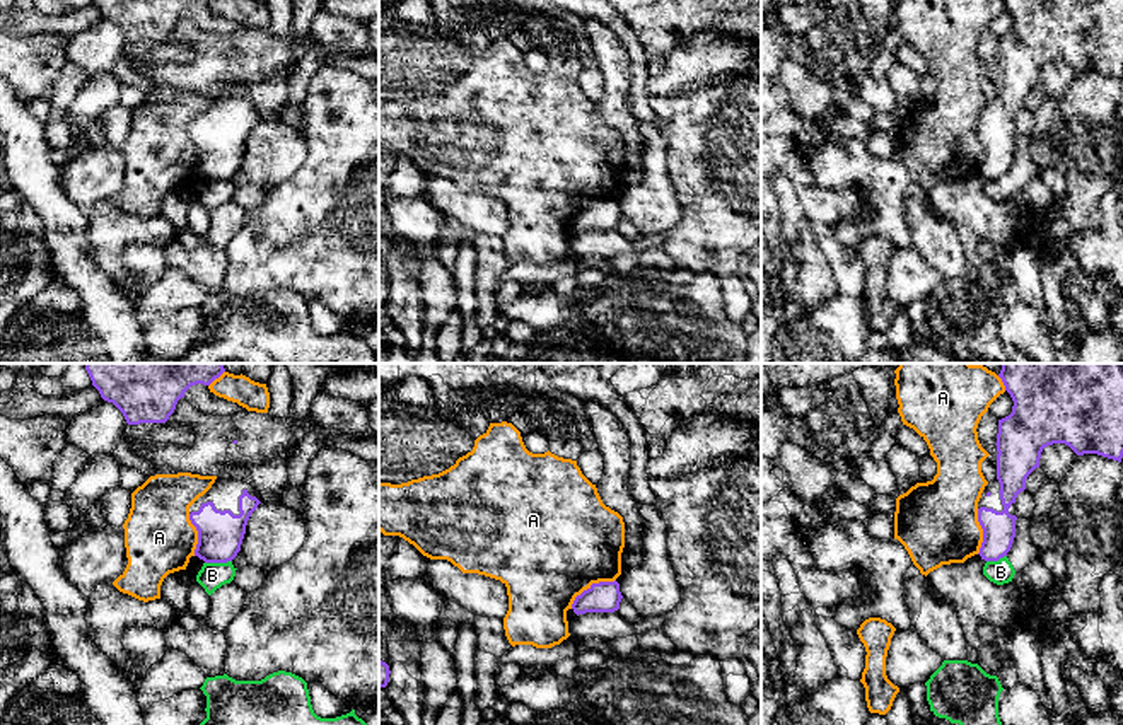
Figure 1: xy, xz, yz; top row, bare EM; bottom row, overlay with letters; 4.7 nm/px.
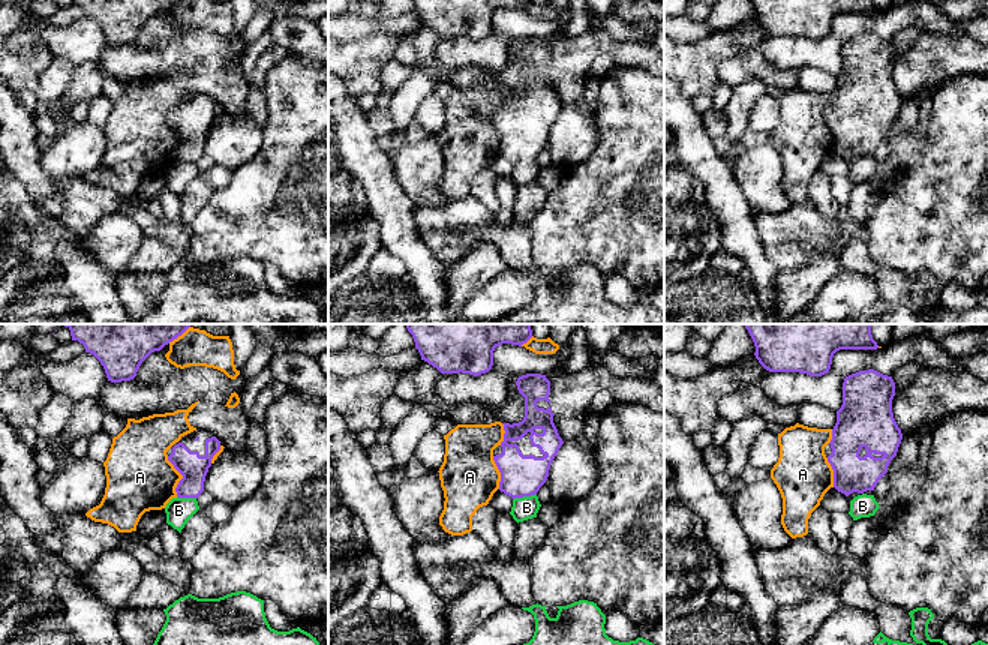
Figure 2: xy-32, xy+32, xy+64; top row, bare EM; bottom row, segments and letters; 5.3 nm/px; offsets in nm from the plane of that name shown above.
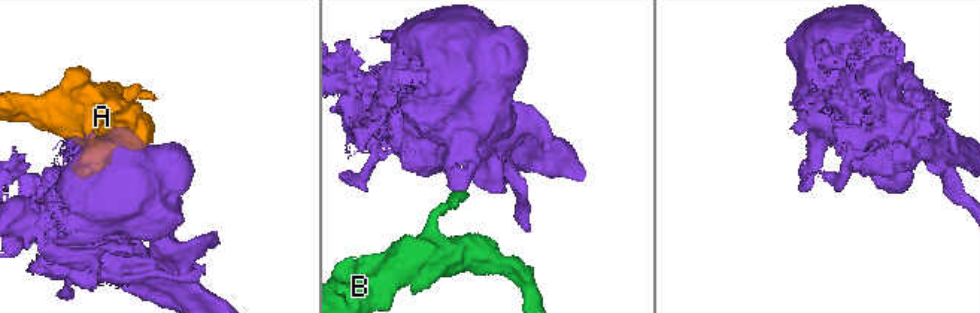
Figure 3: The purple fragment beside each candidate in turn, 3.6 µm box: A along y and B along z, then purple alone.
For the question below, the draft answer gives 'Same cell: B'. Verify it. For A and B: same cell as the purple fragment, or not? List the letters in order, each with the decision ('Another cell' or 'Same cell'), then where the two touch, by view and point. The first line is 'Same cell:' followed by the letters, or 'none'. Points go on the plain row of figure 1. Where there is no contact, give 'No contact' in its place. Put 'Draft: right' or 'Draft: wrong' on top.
Draft: wrong
Same cell: none
A: Another cell. Touches purple at xz (591, 203)
B: Another cell. Touches purple at xy (217, 179)

